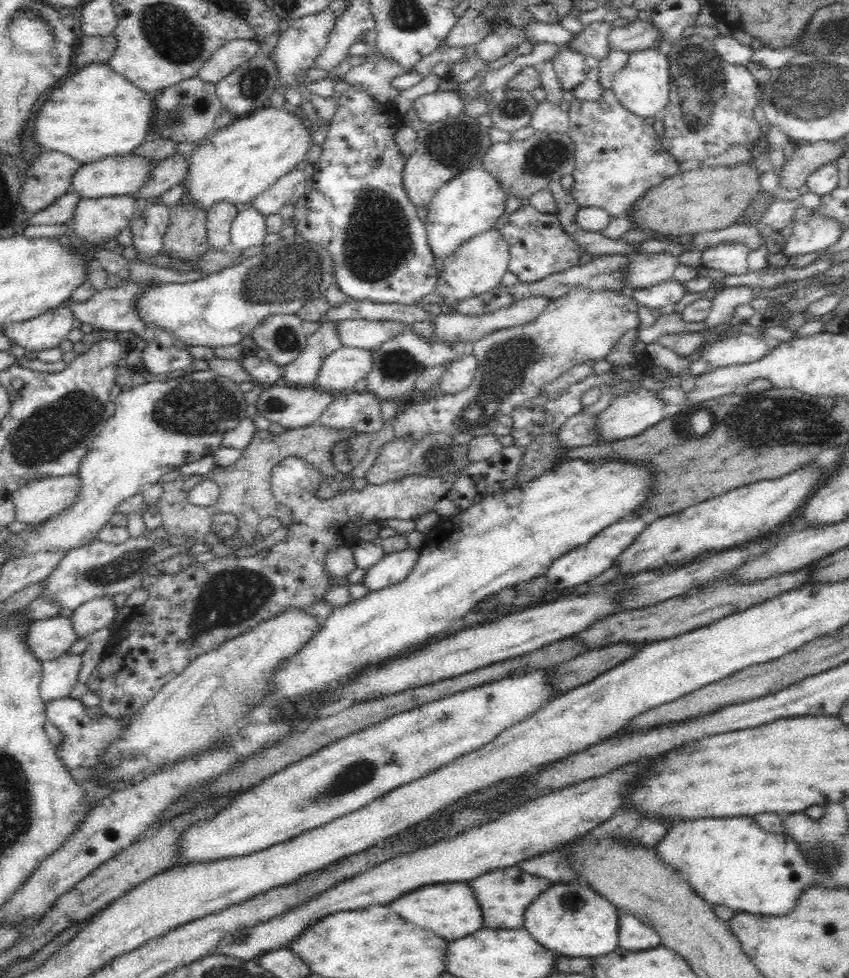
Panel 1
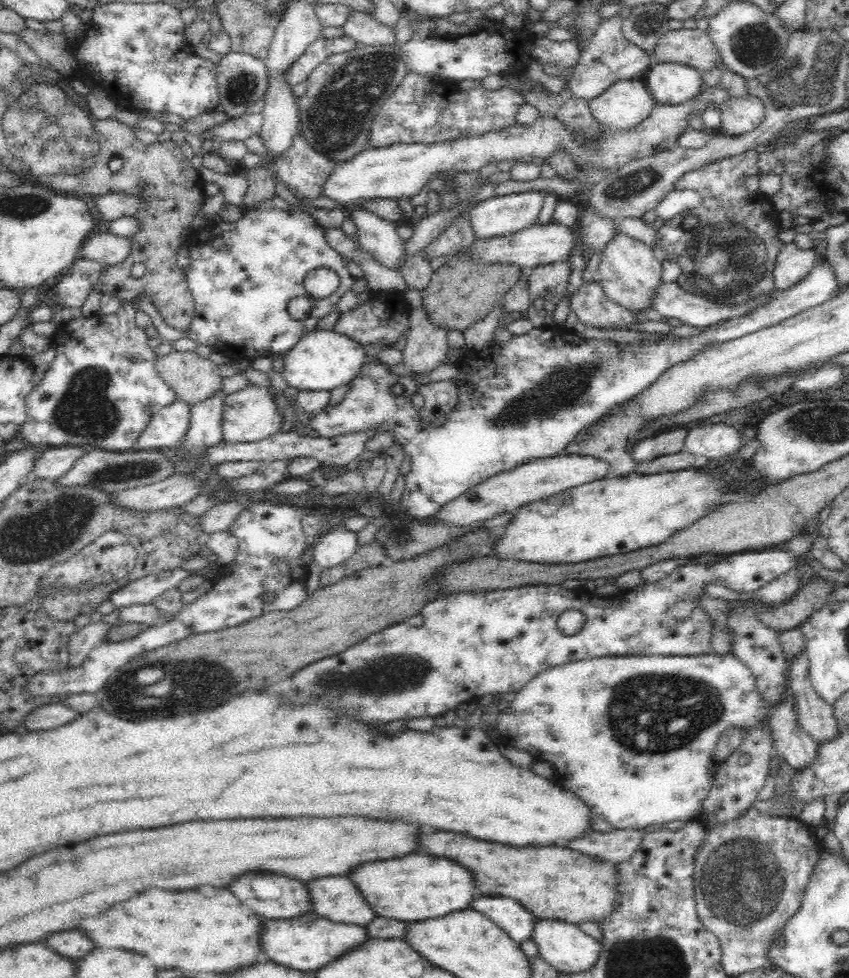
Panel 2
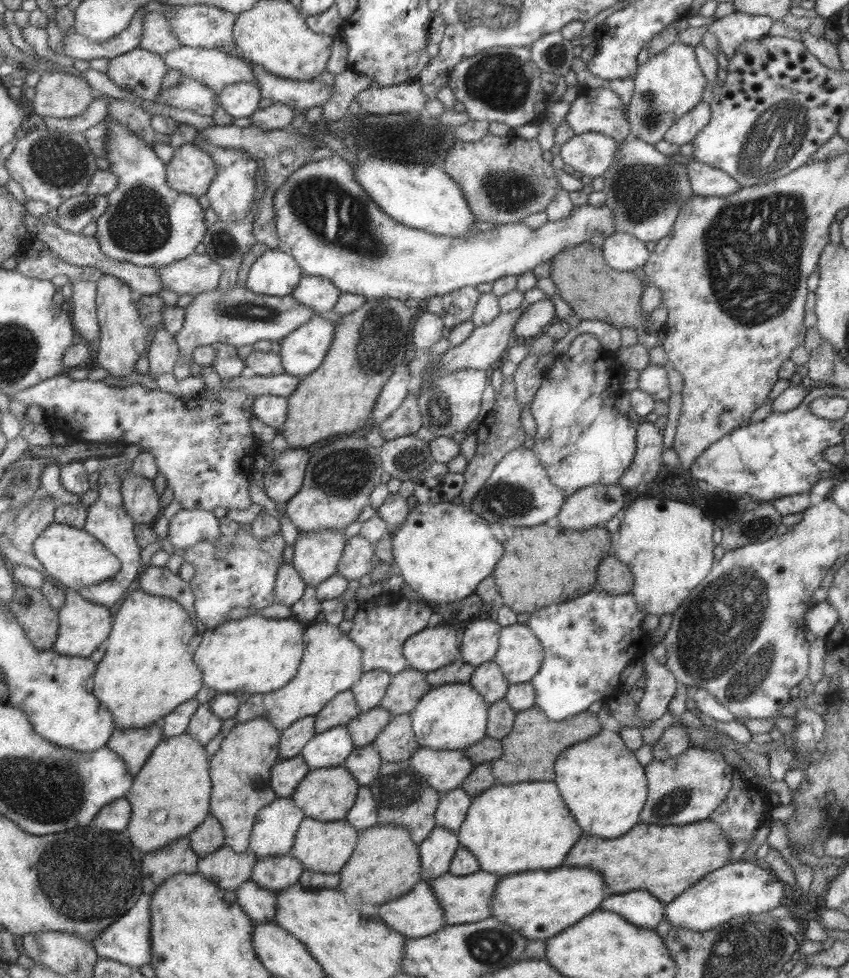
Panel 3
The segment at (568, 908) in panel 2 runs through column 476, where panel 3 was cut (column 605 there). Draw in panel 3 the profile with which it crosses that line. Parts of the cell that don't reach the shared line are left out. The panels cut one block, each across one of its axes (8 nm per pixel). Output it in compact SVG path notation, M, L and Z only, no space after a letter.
M708 819L684 825L639 823L620 838L581 836L565 856L563 864L597 870L608 894L646 890L666 904L702 876L729 862L732 846L719 827Z

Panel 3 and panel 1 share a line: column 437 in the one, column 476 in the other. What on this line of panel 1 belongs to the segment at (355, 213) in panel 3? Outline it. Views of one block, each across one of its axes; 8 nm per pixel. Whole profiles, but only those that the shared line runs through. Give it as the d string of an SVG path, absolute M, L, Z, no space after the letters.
M492 228L476 234L474 238L462 244L452 256L443 260L443 270L438 277L436 291L453 303L463 298L478 296L501 284L500 281L507 271L509 260L507 242L498 230Z

